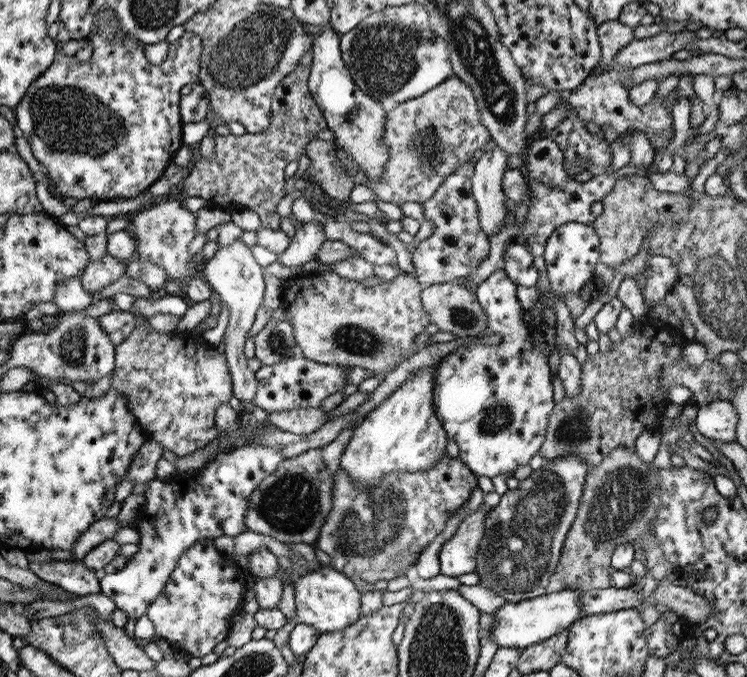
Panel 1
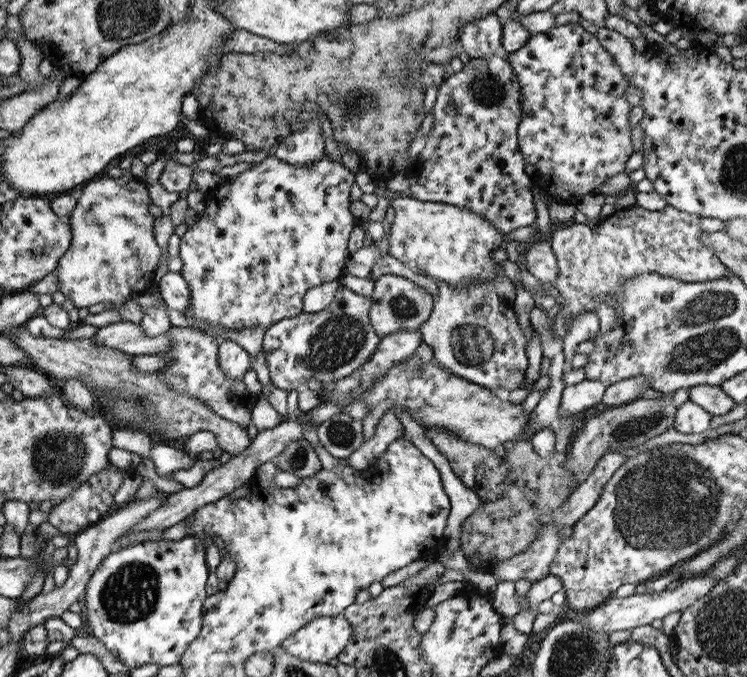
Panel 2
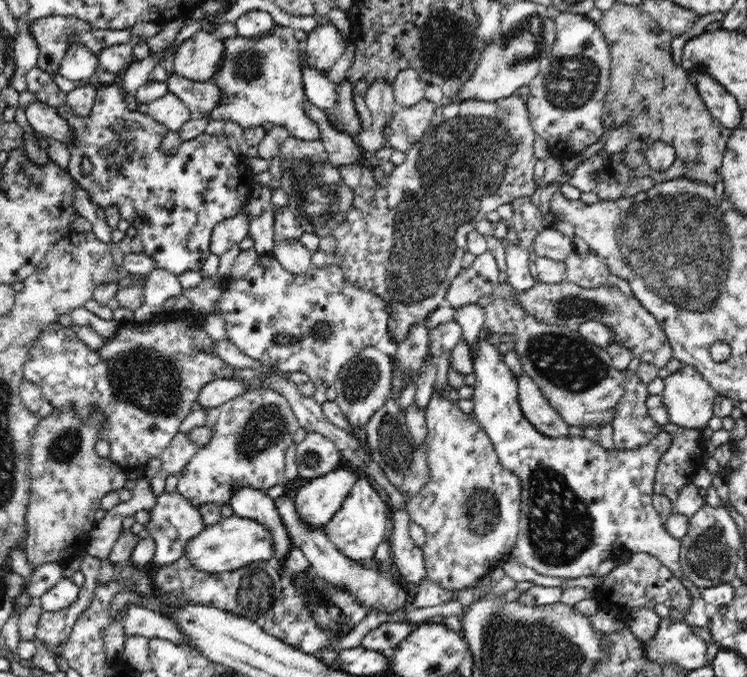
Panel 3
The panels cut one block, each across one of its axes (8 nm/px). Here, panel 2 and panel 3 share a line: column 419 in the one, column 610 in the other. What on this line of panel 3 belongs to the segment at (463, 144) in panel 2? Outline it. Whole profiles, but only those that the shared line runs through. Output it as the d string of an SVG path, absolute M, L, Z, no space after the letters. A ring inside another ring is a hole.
M598 152L582 162L566 180L580 194L596 194L600 202L614 202L626 198L628 186L638 180L636 172L626 164L626 154Z

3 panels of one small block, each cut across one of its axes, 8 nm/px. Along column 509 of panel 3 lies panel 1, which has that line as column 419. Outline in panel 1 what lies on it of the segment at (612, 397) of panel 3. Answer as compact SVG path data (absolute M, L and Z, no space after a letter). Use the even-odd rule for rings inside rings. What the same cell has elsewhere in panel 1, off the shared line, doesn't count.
M319 274L319 276L297 276L293 280L283 282L283 310L289 314L289 324L293 326L293 338L297 340L299 354L307 360L315 360L319 364L345 364L359 366L365 370L373 370L381 374L387 366L395 362L403 362L411 356L413 338L423 332L431 320L425 316L421 308L421 282L411 278L409 274L397 274L397 278L389 282L381 282L379 286L363 286L355 280L339 278L337 274Z

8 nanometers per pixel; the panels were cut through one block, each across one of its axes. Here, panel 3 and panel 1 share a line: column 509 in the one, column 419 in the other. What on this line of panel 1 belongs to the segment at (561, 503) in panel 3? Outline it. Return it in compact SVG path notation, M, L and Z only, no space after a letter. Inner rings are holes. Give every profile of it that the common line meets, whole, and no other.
M441 356L431 366L411 372L411 376L407 376L387 400L363 416L365 420L355 428L339 464L349 476L353 476L353 480L357 480L357 486L371 486L379 476L395 470L427 470L443 458L447 434L433 406L433 384L445 358L447 356Z

